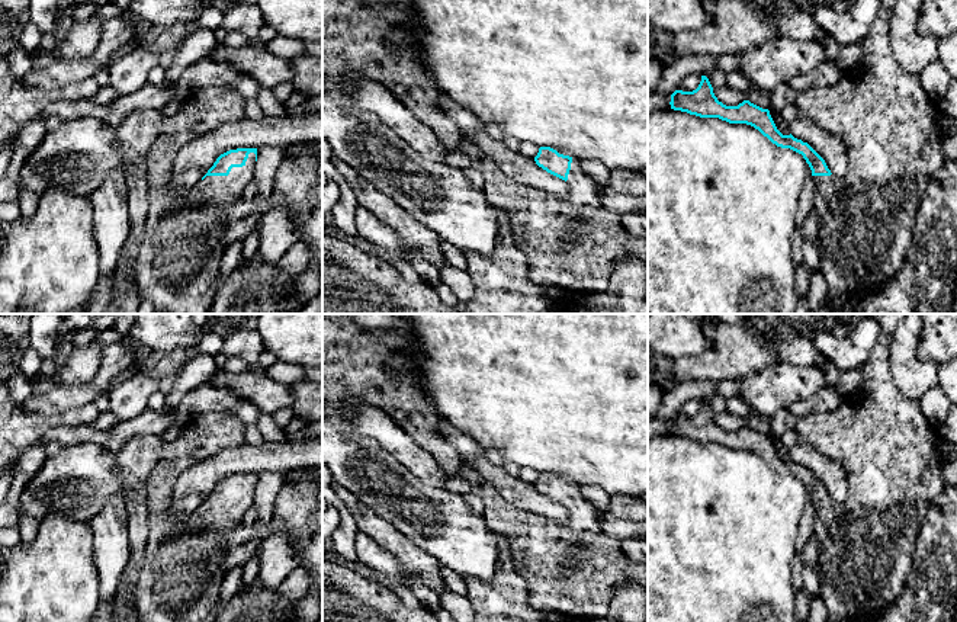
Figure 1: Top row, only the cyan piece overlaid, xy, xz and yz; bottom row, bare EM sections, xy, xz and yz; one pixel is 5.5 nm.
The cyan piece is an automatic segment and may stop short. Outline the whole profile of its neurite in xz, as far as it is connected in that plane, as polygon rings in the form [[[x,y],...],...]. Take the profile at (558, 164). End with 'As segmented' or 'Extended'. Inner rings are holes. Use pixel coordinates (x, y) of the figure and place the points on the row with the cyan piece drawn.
[[[469,140],[460,141],[471,166],[484,176],[484,195],[489,205],[507,214],[510,233],[527,259],[529,279],[534,283],[561,286],[572,294],[604,292],[614,264],[635,257],[648,264],[648,240],[624,230],[620,215],[607,211],[598,198],[598,186],[581,170],[581,161],[540,147],[534,161],[547,173],[568,183],[565,196],[530,187],[507,176],[500,166]]]. Extended

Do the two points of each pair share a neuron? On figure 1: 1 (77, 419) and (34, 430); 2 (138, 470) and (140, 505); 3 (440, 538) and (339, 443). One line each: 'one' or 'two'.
1: one
2: one
3: one

